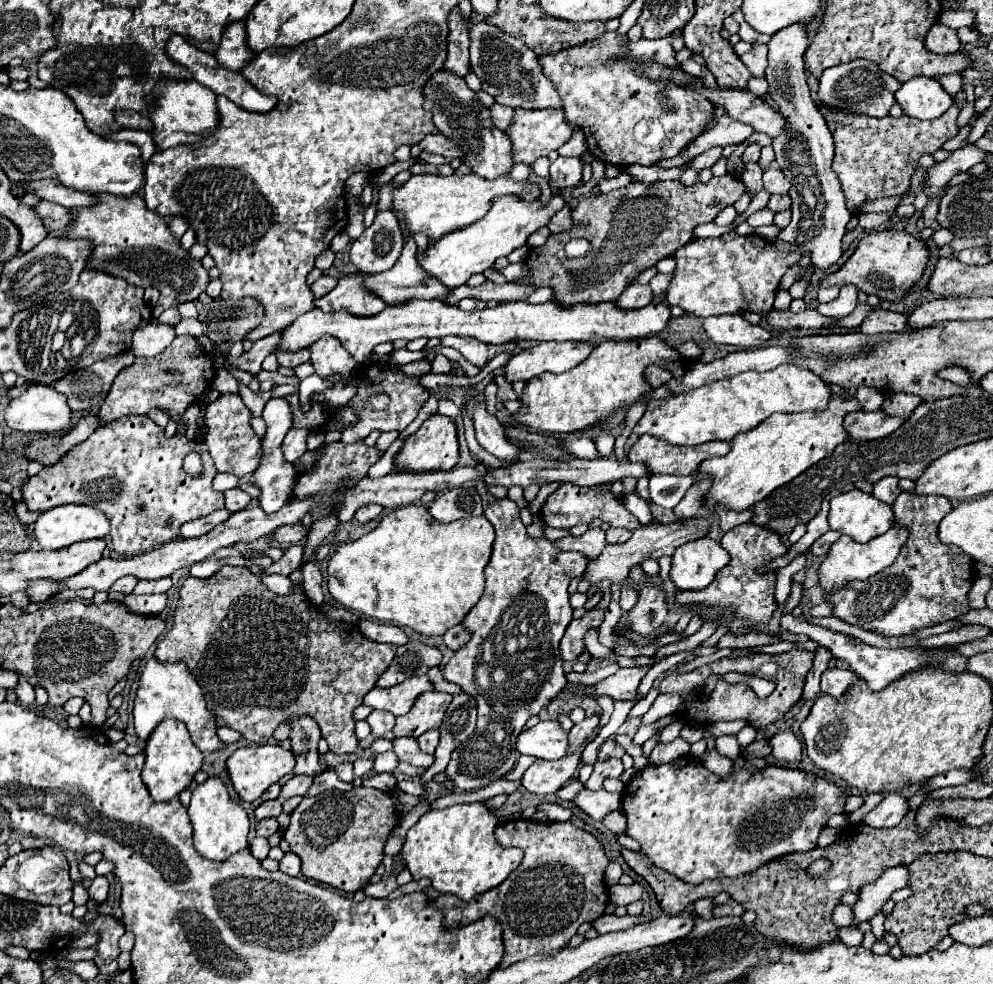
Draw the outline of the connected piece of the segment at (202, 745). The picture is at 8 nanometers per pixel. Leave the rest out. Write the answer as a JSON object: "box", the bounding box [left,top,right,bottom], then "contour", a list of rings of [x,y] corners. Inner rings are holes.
{"box":[134,656,222,752],"contour":[[[152,656],[142,670],[140,676],[140,684],[138,684],[138,694],[134,700],[134,728],[136,728],[136,736],[140,740],[146,740],[152,730],[158,726],[158,722],[162,718],[176,718],[182,720],[192,736],[192,742],[202,750],[202,752],[212,752],[222,748],[220,738],[216,736],[216,724],[214,724],[214,714],[206,708],[206,700],[204,694],[198,686],[198,682],[192,678],[192,674],[188,672],[188,668],[184,666],[184,662],[176,662],[176,664],[168,664],[168,662],[160,662],[156,660],[156,656]]]}

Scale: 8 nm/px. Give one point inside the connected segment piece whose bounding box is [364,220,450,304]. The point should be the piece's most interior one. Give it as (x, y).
(405, 281)

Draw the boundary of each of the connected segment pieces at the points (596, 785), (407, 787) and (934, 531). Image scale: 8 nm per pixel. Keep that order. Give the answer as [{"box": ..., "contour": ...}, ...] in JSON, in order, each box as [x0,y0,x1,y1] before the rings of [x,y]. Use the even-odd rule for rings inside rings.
[{"box":[586,758,624,790],"contour":[[[620,758],[600,760],[600,762],[594,766],[594,772],[592,772],[590,780],[586,782],[586,788],[600,790],[604,778],[620,778],[622,770],[624,770],[624,768],[622,768],[622,760],[620,760]]]},{"box":[398,778,422,796],"contour":[[[412,778],[412,780],[402,780],[402,782],[398,782],[398,788],[402,790],[402,792],[406,792],[406,794],[414,794],[414,796],[420,796],[422,794],[422,784],[420,784],[420,780],[416,780],[416,778]]]},{"box":[824,492,976,636],"contour":[[[902,492],[892,504],[892,508],[896,520],[904,522],[904,526],[910,530],[906,544],[902,546],[896,562],[884,568],[880,574],[874,574],[864,582],[852,582],[852,586],[844,586],[844,590],[836,590],[836,594],[826,594],[824,596],[826,602],[832,604],[832,616],[882,636],[908,636],[914,634],[912,630],[922,630],[926,626],[960,618],[970,610],[968,592],[976,576],[974,576],[974,560],[968,554],[964,554],[958,546],[946,546],[938,538],[938,524],[952,510],[950,500],[944,496],[918,496]]]}]

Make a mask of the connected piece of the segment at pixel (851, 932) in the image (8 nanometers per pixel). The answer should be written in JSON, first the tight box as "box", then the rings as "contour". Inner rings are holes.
{"box":[838,926,864,946],"contour":[[[846,926],[846,928],[840,928],[838,932],[840,940],[848,946],[860,946],[862,944],[862,938],[864,938],[864,932],[860,932],[858,928],[852,928],[852,926]]]}

